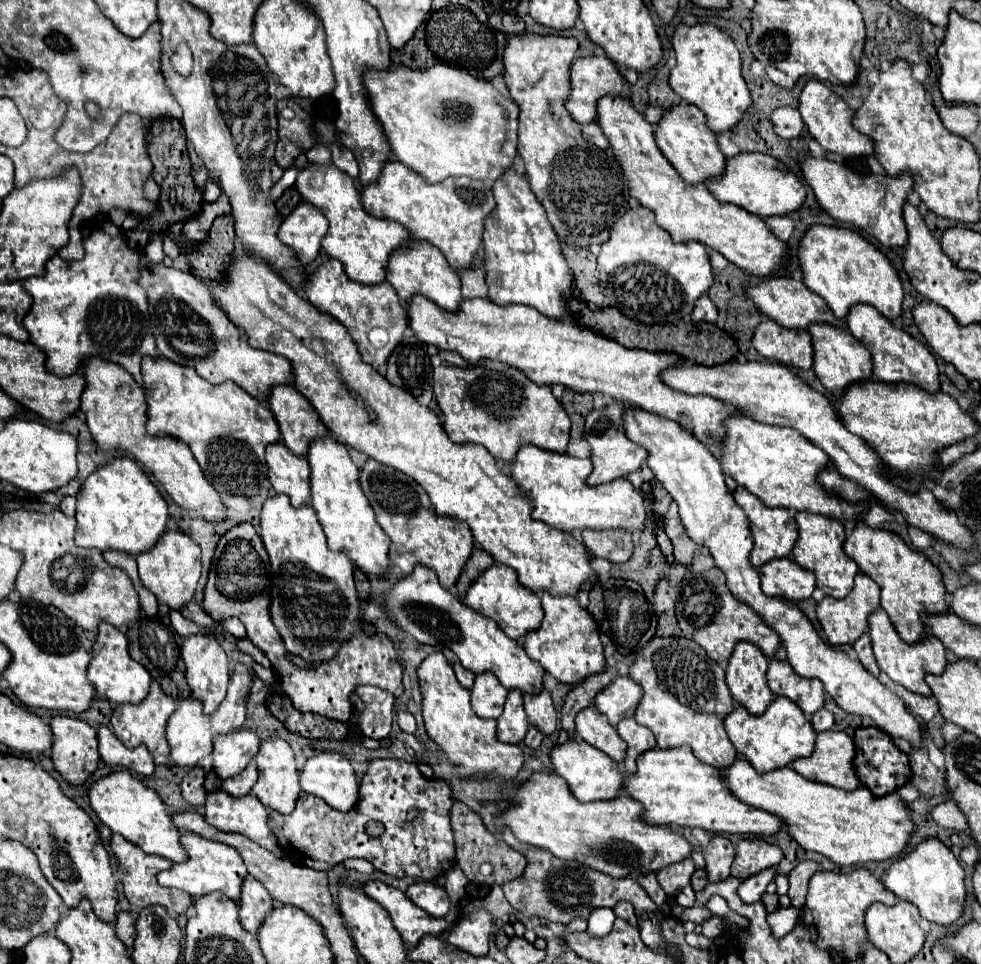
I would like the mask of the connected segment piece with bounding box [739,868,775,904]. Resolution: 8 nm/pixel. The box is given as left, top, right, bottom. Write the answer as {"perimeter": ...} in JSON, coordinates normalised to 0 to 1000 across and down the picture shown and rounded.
{"perimeter":[[[778,902],[766,911],[761,911],[755,919],[753,919],[753,932],[759,936],[759,938],[770,938],[776,934],[776,927],[780,925],[782,917],[788,913],[790,909],[790,902]]]}

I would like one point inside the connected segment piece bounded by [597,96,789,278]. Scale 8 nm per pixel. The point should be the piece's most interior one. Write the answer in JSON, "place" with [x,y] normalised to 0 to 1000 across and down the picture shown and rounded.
{"place":[702,221]}

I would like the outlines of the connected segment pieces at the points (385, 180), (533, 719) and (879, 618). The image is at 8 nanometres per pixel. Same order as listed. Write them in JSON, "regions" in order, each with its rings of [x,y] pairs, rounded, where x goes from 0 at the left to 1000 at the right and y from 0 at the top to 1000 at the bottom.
{"regions":[[[[401,166],[390,172],[384,191],[368,197],[368,205],[372,220],[411,232],[421,247],[445,255],[462,280],[476,280],[482,278],[482,270],[488,261],[494,226],[505,218],[501,193],[501,189],[480,185],[456,185],[448,191],[435,191],[425,178]]],[[[554,716],[549,722],[533,722],[535,726],[535,739],[539,745],[539,751],[545,755],[551,755],[556,763],[562,763],[568,753],[568,739],[564,732],[564,726],[558,716]]],[[[898,631],[896,635],[886,639],[886,660],[890,664],[890,676],[898,697],[902,697],[912,710],[918,710],[927,718],[949,722],[949,714],[943,710],[943,699],[961,699],[965,691],[965,680],[963,680],[965,674],[953,660],[945,660],[941,666],[935,666],[935,668],[920,666],[912,656],[912,649],[908,647],[906,639]]]]}

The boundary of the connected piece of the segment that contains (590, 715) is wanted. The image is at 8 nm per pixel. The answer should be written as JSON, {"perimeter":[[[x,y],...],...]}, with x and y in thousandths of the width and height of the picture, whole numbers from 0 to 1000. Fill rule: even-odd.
{"perimeter":[[[607,732],[592,737],[586,745],[586,751],[588,751],[588,763],[592,768],[611,776],[627,790],[635,790],[635,780],[639,780],[639,772],[633,768],[629,757]]]}

